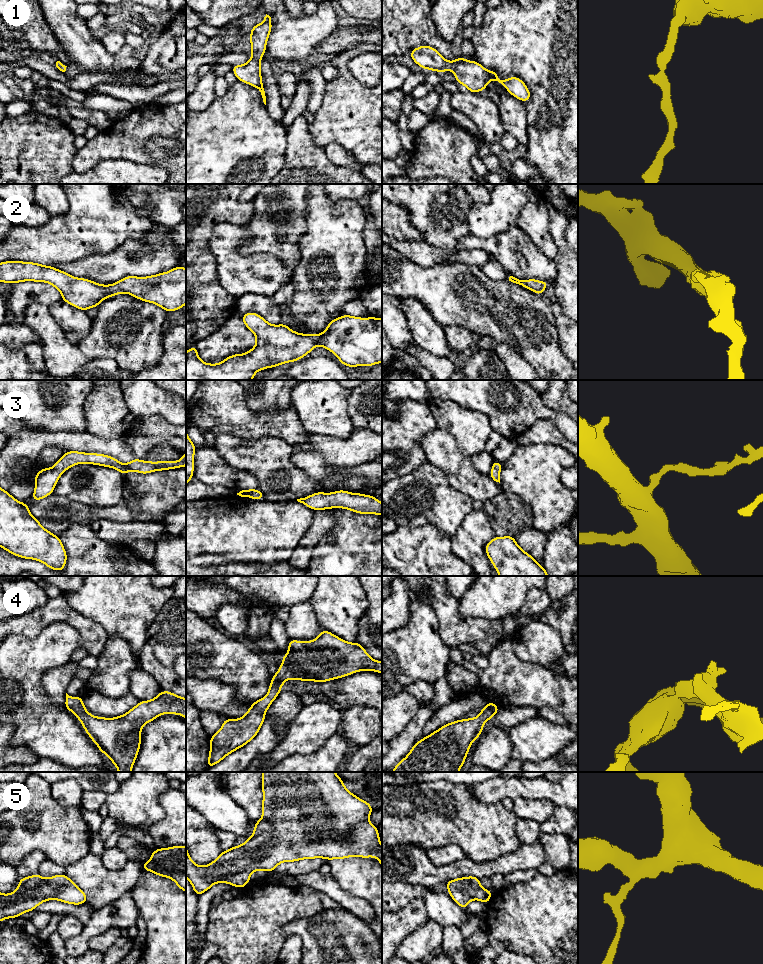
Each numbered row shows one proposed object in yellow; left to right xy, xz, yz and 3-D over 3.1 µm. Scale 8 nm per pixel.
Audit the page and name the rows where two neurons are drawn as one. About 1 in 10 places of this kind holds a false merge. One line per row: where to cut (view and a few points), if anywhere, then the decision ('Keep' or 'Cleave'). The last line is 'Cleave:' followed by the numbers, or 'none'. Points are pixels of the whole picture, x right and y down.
1: No split. Keep
2: No split. Keep
3: No split. Keep
4: No split. Keep
5: No split. Keep
Cleave: none

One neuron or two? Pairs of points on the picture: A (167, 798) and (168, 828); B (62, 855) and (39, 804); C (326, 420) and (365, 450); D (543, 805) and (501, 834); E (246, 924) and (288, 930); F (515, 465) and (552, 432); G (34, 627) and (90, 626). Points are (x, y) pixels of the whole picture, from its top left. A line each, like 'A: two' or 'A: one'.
A: one
B: one
C: two
D: two
E: two
F: two
G: one

